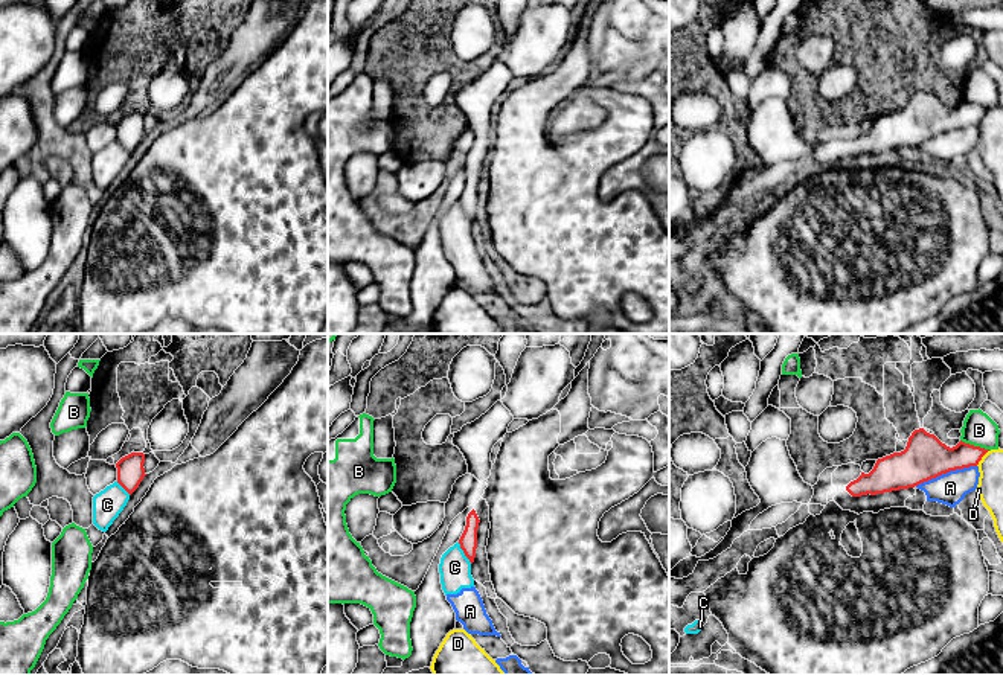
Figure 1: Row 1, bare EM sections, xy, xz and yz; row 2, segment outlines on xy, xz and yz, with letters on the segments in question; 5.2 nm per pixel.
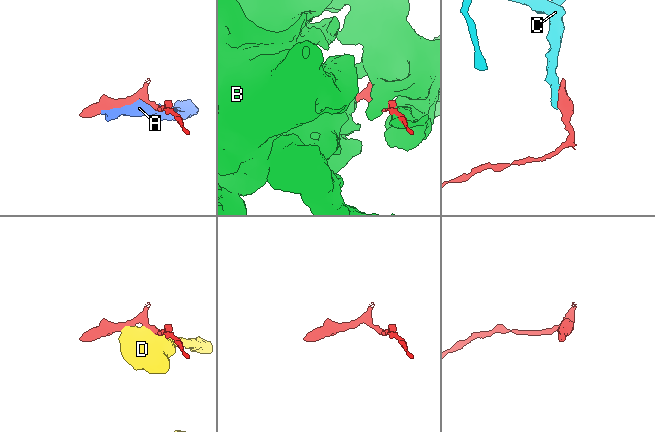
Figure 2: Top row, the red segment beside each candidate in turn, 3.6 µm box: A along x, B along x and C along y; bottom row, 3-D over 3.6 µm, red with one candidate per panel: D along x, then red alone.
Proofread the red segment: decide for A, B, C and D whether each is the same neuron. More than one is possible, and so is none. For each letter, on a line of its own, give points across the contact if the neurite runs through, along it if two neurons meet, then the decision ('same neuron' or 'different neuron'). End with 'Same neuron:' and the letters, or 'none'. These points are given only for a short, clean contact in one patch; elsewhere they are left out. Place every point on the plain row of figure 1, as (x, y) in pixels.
A: border along yz (976, 124), (950, 128), (916, 145); different neuron
B: different neuron
C: border along xz (458, 201), (471, 221); different neuron
D: different neuron
Same neuron: none

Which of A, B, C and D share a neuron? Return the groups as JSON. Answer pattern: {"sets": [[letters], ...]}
{"sets": [["A", "C"], ["B"], ["D"]]}

